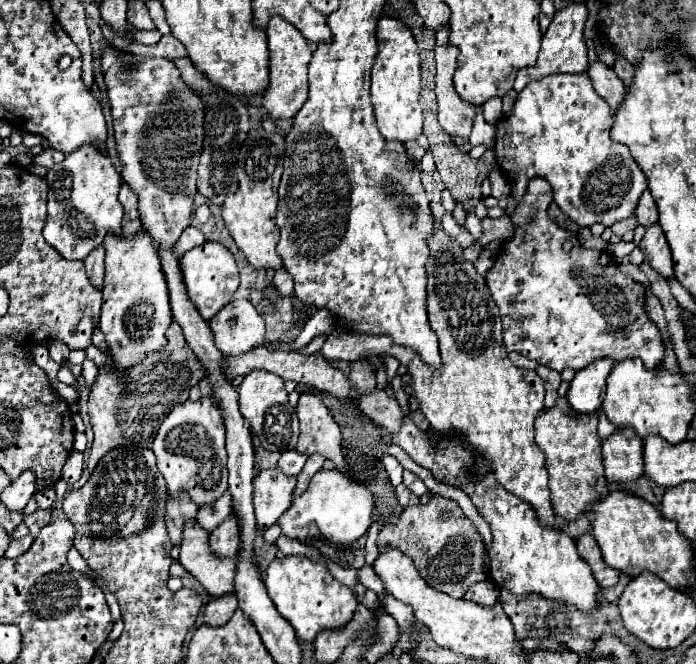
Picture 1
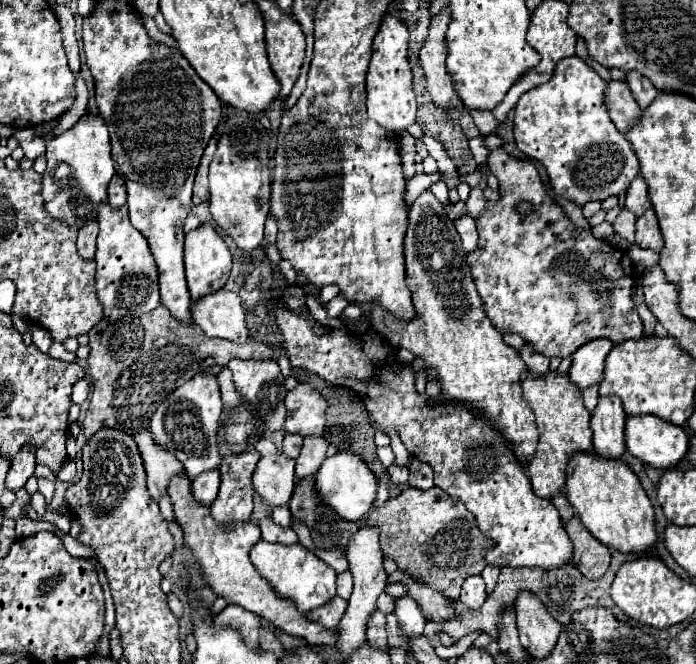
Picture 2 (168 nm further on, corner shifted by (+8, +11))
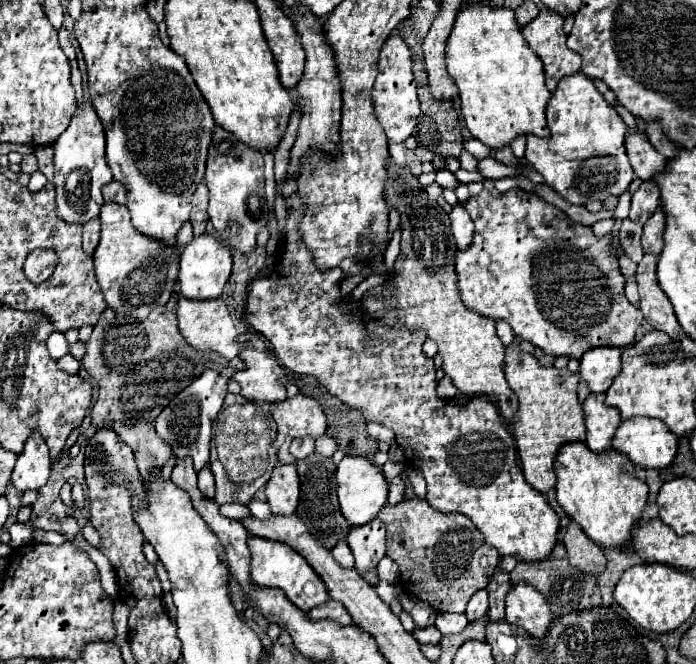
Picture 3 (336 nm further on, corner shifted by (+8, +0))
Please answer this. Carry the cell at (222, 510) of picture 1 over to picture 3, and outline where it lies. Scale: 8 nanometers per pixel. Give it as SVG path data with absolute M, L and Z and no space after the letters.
M204 467L204 471L198 473L198 489L202 491L202 495L206 499L214 499L214 479L212 479L212 471L208 467Z

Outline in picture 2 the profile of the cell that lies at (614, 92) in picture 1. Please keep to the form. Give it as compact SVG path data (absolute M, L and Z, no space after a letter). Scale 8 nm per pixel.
M614 80L608 84L606 106L608 106L608 114L612 122L622 134L628 132L628 126L632 128L632 124L640 118L640 112L642 112L630 88L624 82L614 82Z

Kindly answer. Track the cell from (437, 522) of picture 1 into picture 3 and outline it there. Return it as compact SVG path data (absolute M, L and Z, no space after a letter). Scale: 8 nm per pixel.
M404 499L398 505L384 505L376 517L386 525L386 539L388 539L386 555L400 565L402 591L426 601L438 613L444 613L444 611L464 613L468 599L476 591L486 589L486 585L490 583L490 577L494 575L498 567L498 561L500 561L498 551L484 543L480 531L462 513L436 511L424 499Z

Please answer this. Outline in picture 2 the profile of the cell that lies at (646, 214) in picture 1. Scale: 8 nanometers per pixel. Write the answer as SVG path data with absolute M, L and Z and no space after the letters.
M640 174L628 186L628 194L626 194L624 206L626 206L626 210L634 212L636 216L642 216L652 206L650 198L648 198L648 192L646 192L646 182L644 182L644 178Z

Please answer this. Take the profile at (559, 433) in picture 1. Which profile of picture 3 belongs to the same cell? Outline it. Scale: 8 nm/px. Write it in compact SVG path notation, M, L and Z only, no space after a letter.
M518 337L514 339L512 347L506 349L506 379L510 389L518 397L518 413L514 421L514 439L518 447L518 455L522 461L522 471L526 481L540 493L546 493L556 487L556 473L554 473L554 459L566 443L584 441L586 439L586 425L584 425L584 411L576 397L578 387L578 373L570 373L568 369L556 367L542 367L532 355L520 351Z

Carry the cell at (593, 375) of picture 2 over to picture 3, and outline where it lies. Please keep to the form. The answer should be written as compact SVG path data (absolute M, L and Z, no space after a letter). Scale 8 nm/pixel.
M596 347L586 351L580 359L578 373L590 391L604 393L612 385L612 379L620 373L620 349Z

